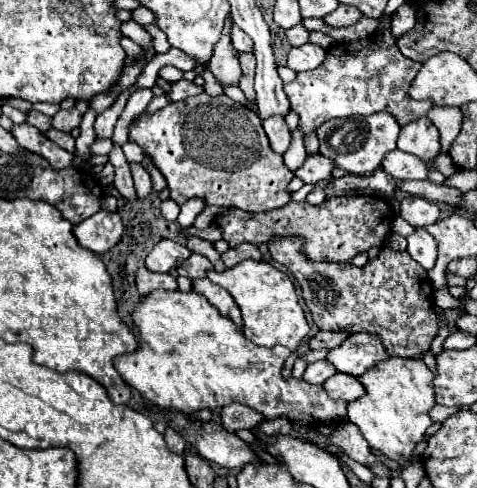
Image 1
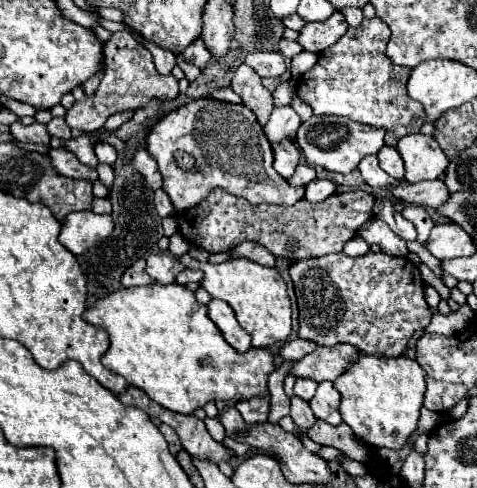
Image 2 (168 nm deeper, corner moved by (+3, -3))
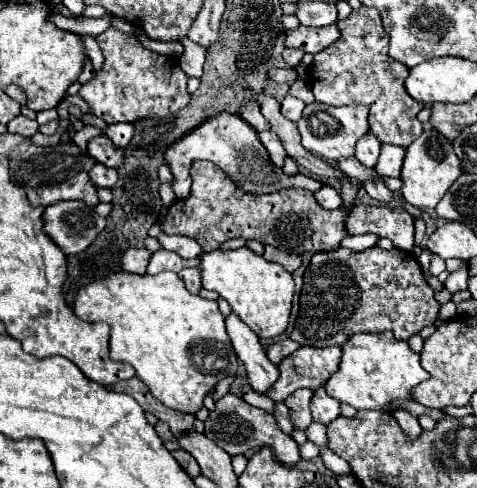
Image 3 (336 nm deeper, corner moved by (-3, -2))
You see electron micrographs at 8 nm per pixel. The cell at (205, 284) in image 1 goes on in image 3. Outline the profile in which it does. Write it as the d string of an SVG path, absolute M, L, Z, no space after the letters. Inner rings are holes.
M231 313L225 319L225 323L227 323L227 333L231 337L233 349L245 365L247 381L249 381L251 389L259 395L265 395L271 389L271 385L279 379L277 365L273 365L267 359L267 355L259 343L259 337L235 313Z

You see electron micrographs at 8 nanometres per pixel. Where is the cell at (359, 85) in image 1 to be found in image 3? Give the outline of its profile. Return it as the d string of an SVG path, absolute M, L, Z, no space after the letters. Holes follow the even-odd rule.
M361 5L359 9L353 9L347 19L341 19L335 25L341 31L339 41L319 51L309 71L309 83L315 99L325 105L367 105L367 121L379 141L409 147L423 133L423 127L417 119L423 103L415 101L405 91L403 83L409 67L387 55L389 37L387 31L381 27L381 17L377 9Z

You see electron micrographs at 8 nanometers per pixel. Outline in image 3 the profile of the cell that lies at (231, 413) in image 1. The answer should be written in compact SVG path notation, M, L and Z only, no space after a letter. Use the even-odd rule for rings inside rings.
M299 347L293 355L285 357L279 363L281 377L267 393L273 401L283 401L283 397L291 395L297 389L319 389L327 383L327 377L337 371L341 359L339 347Z

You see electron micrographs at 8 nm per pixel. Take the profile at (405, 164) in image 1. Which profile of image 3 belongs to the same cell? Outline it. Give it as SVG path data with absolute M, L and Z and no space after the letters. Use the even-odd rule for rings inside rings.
M381 145L381 155L379 161L375 165L375 171L381 177L399 177L401 175L401 167L403 167L403 157L405 157L405 149L399 145Z

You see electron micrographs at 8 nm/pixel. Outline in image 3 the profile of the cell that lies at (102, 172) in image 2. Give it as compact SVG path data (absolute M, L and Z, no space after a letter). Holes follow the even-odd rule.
M83 125L83 129L75 131L73 143L81 147L82 153L87 153L87 143L89 143L93 137L99 137L99 135L103 135L101 129L97 129L97 127L93 127L93 125Z

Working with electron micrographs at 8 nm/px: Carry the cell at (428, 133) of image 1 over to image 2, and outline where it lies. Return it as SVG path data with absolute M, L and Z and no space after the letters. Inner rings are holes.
M409 134L401 138L395 148L405 162L405 180L411 184L439 178L439 174L443 174L449 164L433 136Z

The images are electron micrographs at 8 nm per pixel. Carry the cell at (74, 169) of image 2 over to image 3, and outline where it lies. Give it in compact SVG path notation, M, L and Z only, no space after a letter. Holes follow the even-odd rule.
M97 163L97 165L91 169L89 177L91 177L91 181L93 181L97 187L107 187L107 189L111 189L111 187L115 185L115 181L117 181L117 171Z

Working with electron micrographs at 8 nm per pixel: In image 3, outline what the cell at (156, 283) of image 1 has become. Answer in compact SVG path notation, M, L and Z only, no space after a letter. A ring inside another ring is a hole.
M127 249L123 253L123 259L121 259L121 267L129 273L139 273L143 275L145 269L147 269L147 263L151 259L151 251L147 249Z

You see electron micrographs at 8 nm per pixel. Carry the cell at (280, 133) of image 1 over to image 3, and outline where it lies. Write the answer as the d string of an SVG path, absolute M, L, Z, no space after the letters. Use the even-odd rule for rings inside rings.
M285 95L285 99L281 101L281 113L291 121L299 121L303 107L305 107L305 103L293 95Z

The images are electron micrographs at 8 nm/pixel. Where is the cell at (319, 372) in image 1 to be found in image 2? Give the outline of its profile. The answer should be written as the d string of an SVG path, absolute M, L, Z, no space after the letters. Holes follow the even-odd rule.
M301 378L301 380L295 382L293 392L295 392L297 396L301 396L303 400L309 402L309 400L313 398L313 394L315 394L315 388L317 388L317 382L313 382L313 380L309 380L309 378Z

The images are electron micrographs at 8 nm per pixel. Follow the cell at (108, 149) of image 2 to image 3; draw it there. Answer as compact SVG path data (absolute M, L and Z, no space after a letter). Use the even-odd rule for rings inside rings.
M115 123L115 125L109 125L105 129L105 135L117 145L117 147L125 147L129 143L129 137L133 135L133 125L131 123Z

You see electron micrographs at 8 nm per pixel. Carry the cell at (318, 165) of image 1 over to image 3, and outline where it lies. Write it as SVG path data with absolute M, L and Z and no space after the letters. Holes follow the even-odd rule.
M261 131L261 133L259 133L259 141L263 141L263 147L267 149L269 159L271 159L277 167L281 167L283 161L285 161L285 157L287 157L287 153L285 153L279 137L277 137L273 131Z

